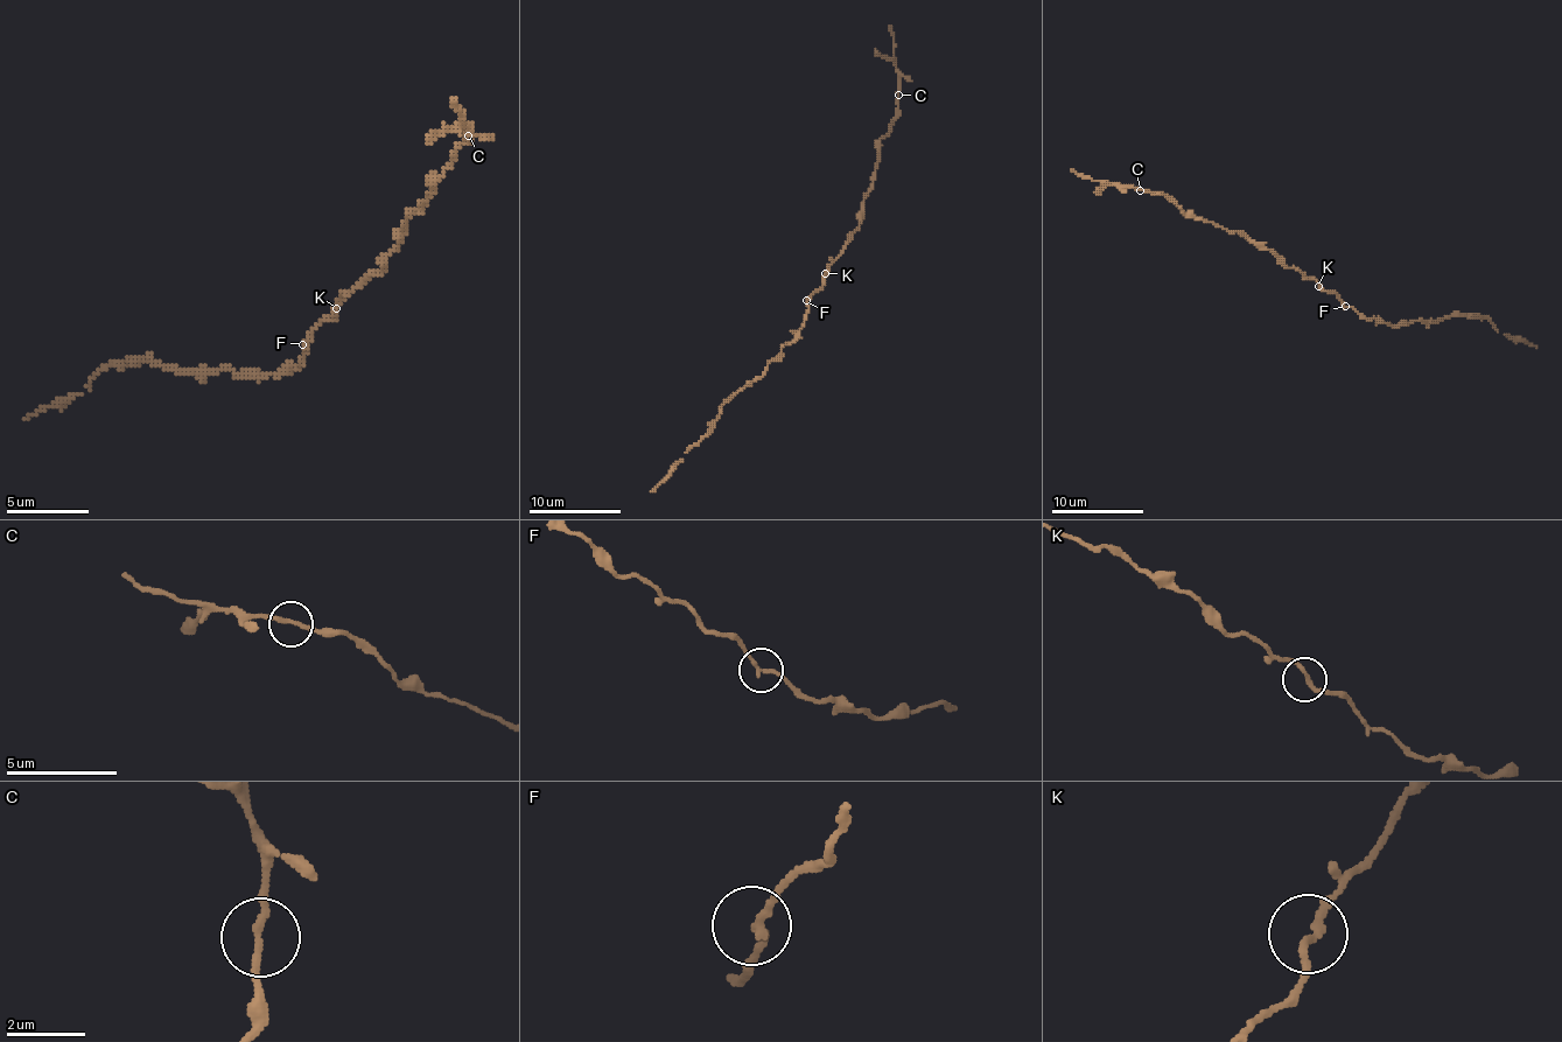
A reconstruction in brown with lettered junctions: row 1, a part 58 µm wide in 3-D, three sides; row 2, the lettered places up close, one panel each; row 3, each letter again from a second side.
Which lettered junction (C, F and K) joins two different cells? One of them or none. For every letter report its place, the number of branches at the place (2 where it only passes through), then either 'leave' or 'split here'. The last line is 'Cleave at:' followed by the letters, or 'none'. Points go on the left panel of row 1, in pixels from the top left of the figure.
C: (468, 135) | 2 | leave
F: (302, 344) | 2 | leave
K: (336, 308) | 2 | leave
Cleave at: none

